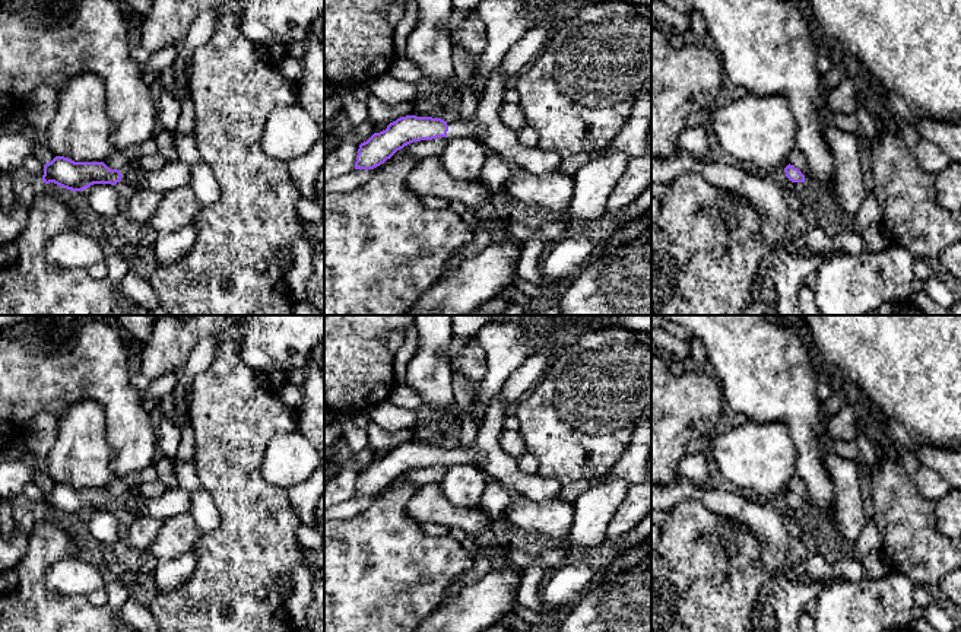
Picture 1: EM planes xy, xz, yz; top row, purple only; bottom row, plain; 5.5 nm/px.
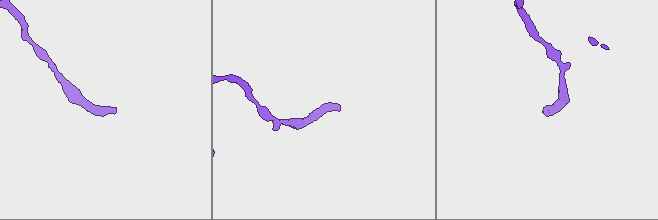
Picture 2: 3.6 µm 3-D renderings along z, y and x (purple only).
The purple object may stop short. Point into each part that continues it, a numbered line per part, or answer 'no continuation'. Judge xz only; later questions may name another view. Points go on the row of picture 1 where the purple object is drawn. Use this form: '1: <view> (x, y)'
1: xz (487, 124)

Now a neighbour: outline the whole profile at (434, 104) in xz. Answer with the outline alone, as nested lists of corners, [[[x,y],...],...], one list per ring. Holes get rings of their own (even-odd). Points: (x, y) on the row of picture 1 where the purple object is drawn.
[[[437,89],[422,99],[415,99],[412,105],[410,115],[441,118],[441,114],[450,105],[450,96],[445,92]]]

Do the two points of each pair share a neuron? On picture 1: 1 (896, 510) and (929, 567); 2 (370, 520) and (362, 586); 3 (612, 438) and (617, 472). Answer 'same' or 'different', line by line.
1: same
2: same
3: different

